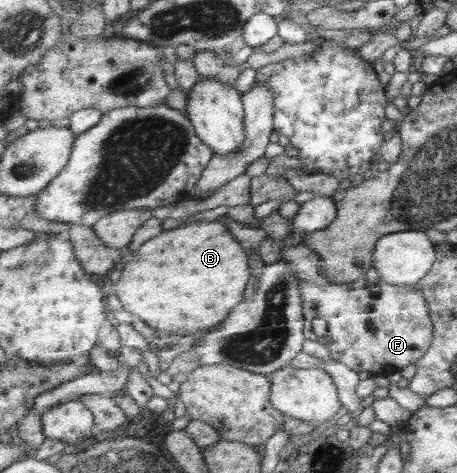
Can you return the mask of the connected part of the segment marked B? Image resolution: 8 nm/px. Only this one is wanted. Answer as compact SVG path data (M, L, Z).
M218 220L190 223L184 228L171 229L152 238L136 252L134 260L128 262L126 259L120 278L111 291L124 304L124 310L140 316L148 326L166 335L190 336L204 328L213 330L216 324L226 320L234 306L244 300L244 292L250 282L248 256L232 231Z

